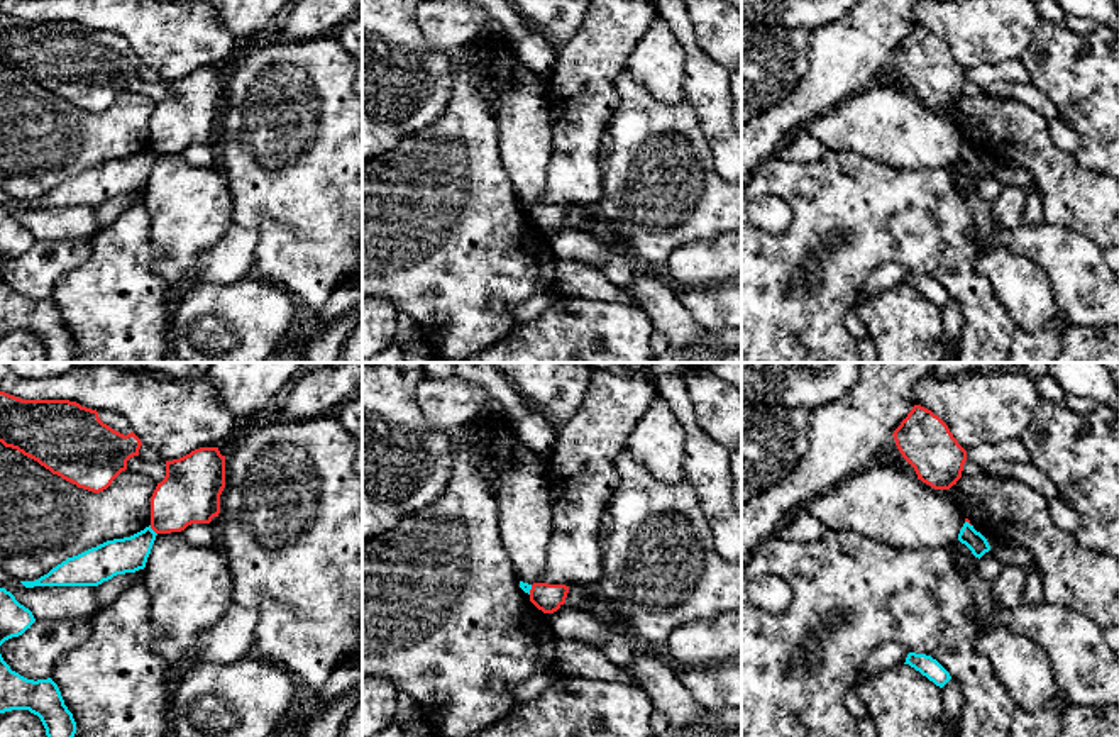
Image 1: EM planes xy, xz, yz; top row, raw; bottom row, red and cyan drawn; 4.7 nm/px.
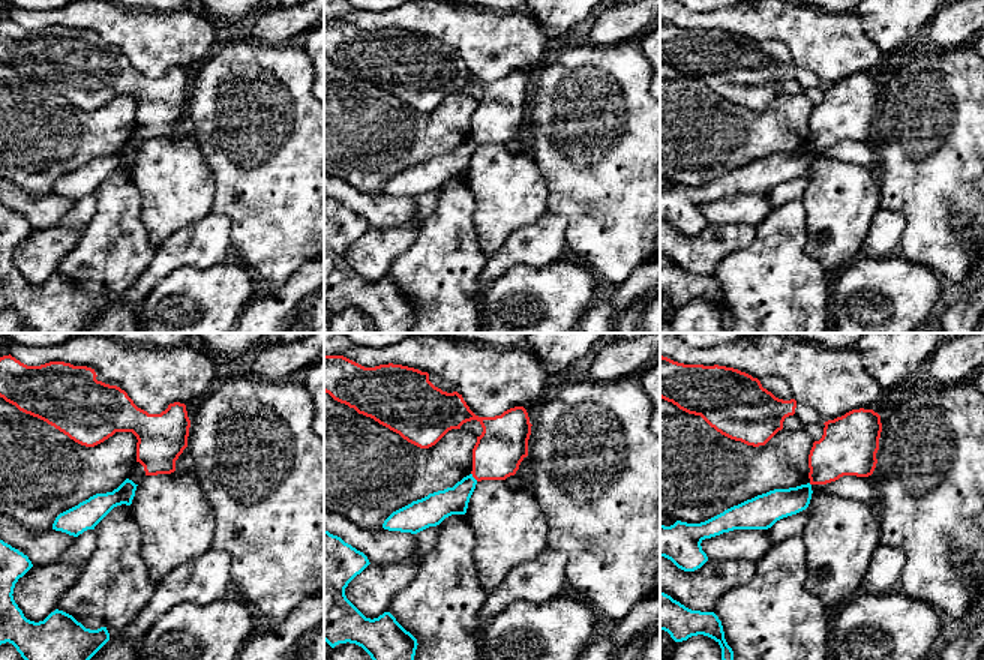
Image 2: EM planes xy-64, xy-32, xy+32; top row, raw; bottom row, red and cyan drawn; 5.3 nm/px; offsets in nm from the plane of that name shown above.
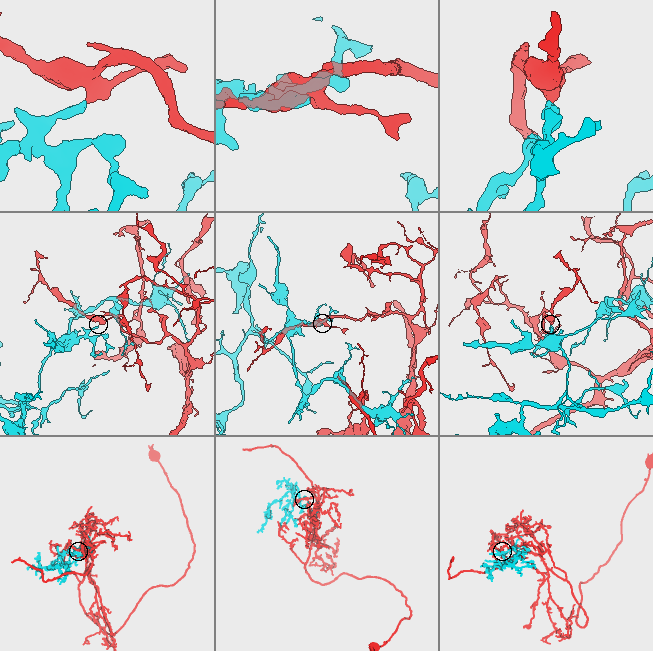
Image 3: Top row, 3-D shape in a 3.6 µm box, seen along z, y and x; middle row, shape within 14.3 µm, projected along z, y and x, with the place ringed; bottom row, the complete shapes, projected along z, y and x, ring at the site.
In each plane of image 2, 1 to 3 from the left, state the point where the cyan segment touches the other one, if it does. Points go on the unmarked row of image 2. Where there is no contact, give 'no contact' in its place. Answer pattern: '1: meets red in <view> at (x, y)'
1: no contact
2: meets red in xy-32 at (474, 141)
3: no contact

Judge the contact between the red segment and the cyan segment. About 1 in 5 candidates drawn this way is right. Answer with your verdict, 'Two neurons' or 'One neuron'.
Two neurons

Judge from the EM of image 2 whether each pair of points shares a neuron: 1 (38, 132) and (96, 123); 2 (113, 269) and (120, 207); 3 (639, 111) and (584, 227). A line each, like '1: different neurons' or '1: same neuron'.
1: same neuron
2: same neuron
3: same neuron

